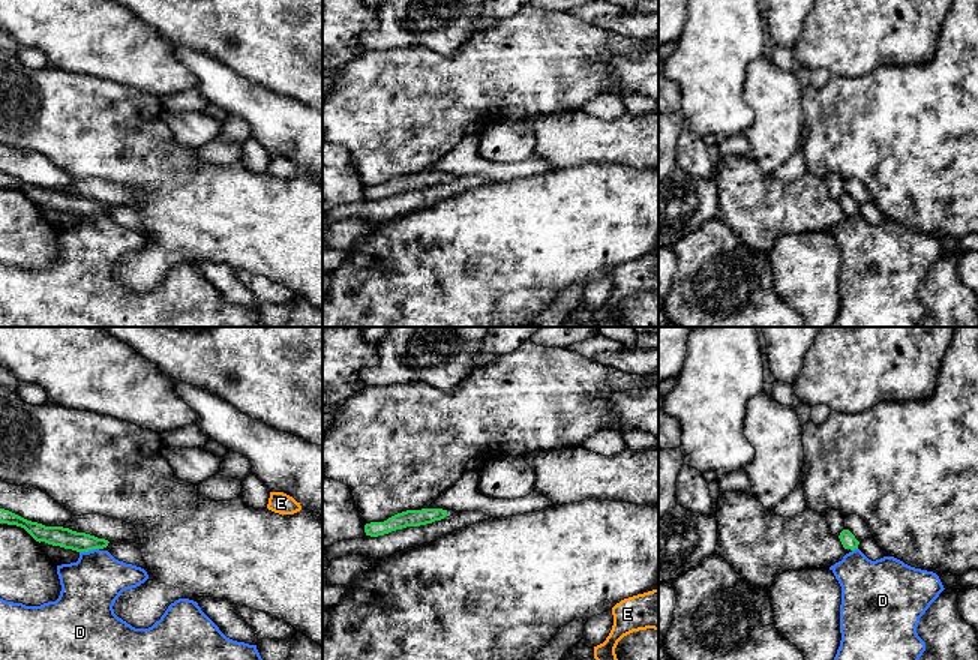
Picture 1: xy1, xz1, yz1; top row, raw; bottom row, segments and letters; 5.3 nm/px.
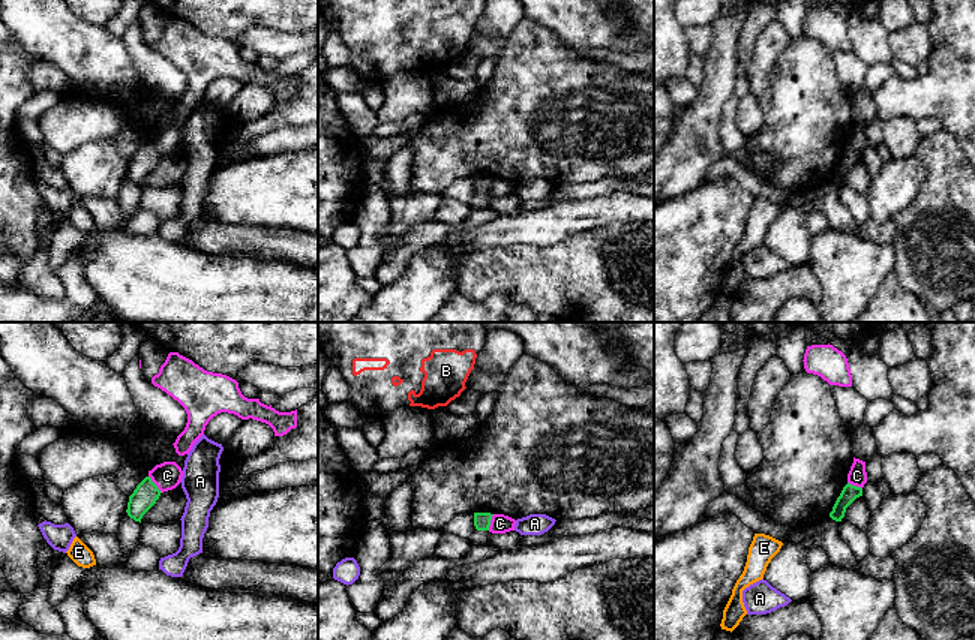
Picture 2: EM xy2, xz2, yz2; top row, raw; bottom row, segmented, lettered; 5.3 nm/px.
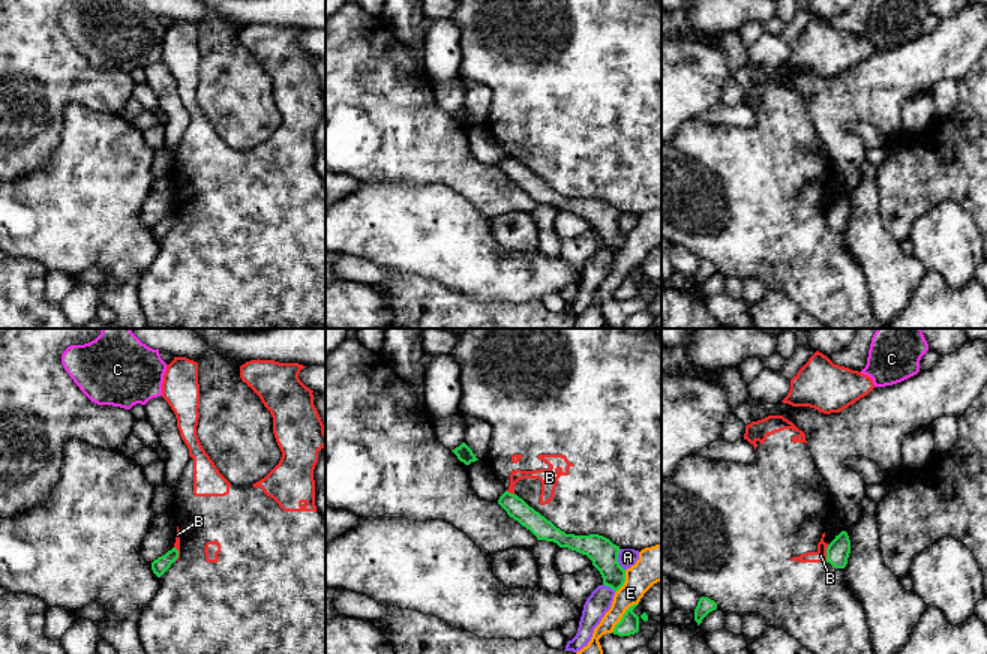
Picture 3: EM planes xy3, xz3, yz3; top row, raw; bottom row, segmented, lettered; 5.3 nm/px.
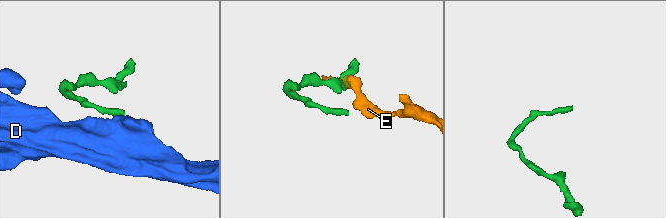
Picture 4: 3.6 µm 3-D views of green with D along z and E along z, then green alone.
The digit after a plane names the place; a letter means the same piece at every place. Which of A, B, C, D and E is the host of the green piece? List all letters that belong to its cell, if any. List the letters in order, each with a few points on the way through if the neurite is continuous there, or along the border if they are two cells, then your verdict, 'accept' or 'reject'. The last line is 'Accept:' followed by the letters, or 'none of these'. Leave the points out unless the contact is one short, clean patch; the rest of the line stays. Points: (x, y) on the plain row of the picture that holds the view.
A: border along xz3 (620, 213), (618, 228), (624, 234); reject
B: border along yz3 (828, 209), (825, 224); reject
C: border along xy2 (149, 140), (162, 156); reject
D: border along xy1 (98, 212), (80, 218); reject
E: border along xz3 (638, 266), (626, 275), (611, 296); reject
Accept: none of these

